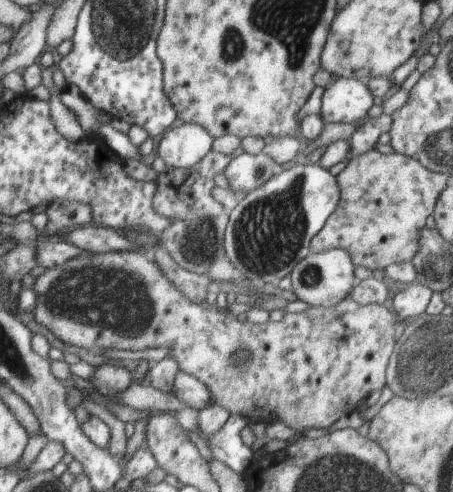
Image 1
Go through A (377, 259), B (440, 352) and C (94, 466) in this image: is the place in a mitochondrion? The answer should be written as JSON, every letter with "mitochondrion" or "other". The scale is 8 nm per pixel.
{"A":"other","B":"mitochondrion","C":"other"}

